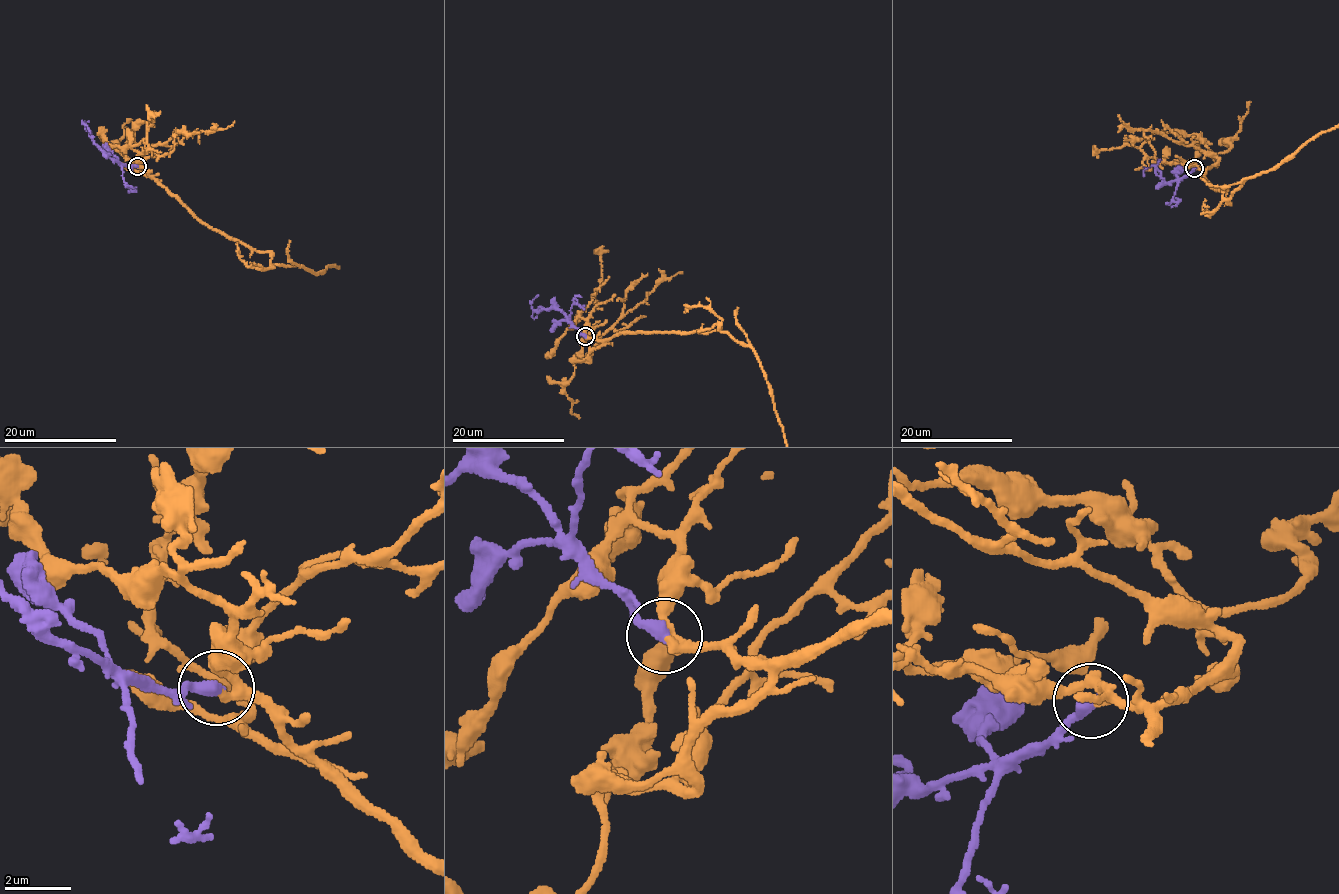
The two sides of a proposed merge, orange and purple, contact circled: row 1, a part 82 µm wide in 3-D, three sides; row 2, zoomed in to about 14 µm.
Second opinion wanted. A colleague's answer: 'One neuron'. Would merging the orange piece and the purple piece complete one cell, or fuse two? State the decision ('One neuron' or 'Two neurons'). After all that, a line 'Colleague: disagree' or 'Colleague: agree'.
One neuron
Colleague: agree

